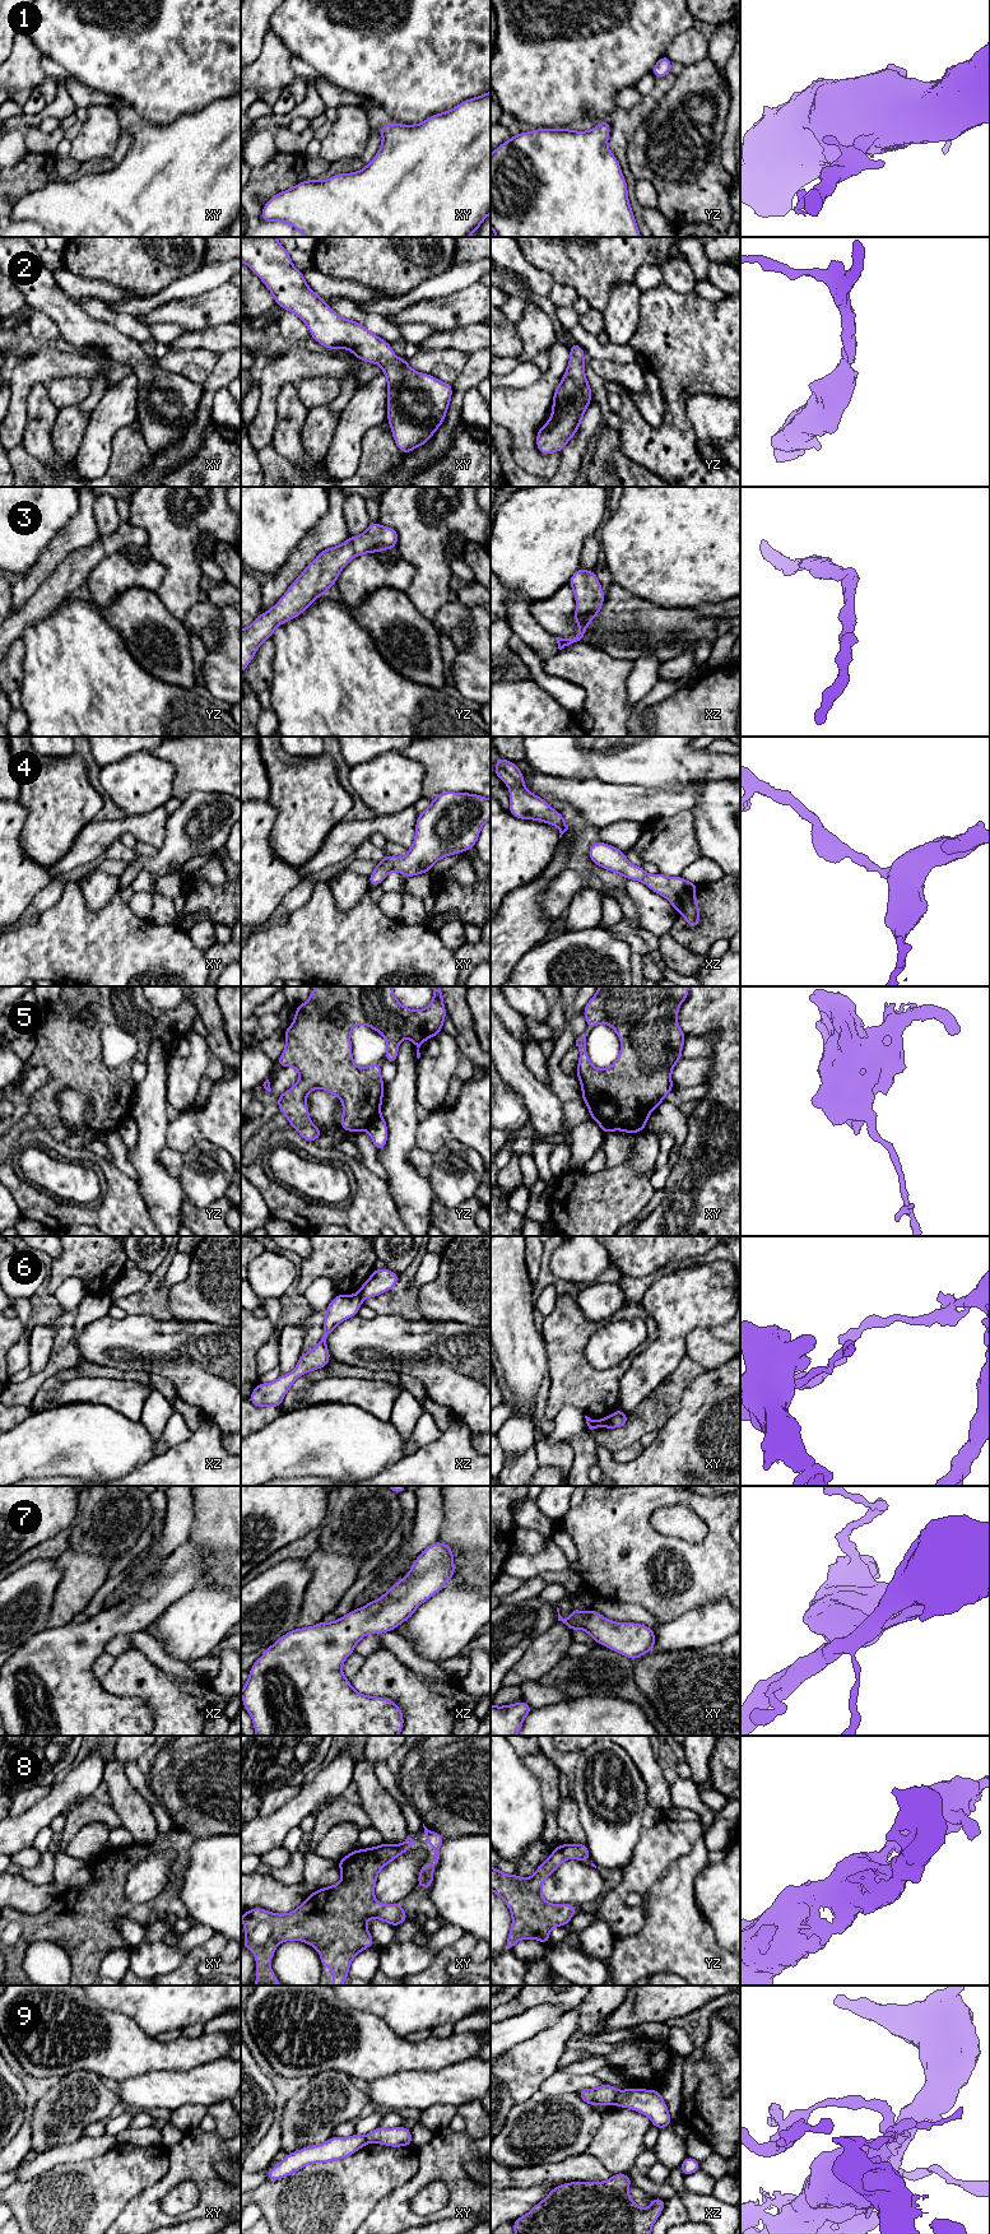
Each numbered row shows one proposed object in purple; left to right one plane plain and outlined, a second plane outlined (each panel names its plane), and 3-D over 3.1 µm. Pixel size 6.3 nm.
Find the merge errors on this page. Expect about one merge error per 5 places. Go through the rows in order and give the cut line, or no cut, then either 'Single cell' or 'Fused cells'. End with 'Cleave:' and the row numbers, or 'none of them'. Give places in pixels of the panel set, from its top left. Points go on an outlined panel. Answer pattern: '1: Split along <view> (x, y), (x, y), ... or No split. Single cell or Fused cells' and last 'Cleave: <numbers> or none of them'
1: No split. Single cell
2: No split. Single cell
3: No split. Single cell
4: No split. Single cell
5: Split along yz (379, 1113), (366, 1129). Fused cells
6: Split along xy (609, 1416), (604, 1426). Fused cells
7: No split. Single cell
8: No split. Single cell
9: Split along xz (618, 2091), (614, 2103). Fused cells
Cleave: 5, 6, 9

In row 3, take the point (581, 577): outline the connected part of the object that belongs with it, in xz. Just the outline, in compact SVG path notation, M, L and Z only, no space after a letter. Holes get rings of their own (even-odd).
M580 566L572 575L568 585L572 587L576 598L576 612L573 618L580 632L573 638L556 637L559 650L585 641L585 631L590 626L590 621L599 616L604 603L604 591L595 571L586 571Z

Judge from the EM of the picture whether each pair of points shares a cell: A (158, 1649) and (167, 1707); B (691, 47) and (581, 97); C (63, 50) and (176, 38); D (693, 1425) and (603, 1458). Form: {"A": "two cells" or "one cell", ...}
{"A": "two cells", "B": "two cells", "C": "one cell", "D": "one cell"}

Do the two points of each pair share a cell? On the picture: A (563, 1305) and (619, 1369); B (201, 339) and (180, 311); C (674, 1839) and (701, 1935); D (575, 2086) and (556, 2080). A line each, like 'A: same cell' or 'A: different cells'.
A: same cell
B: different cells
C: different cells
D: same cell

